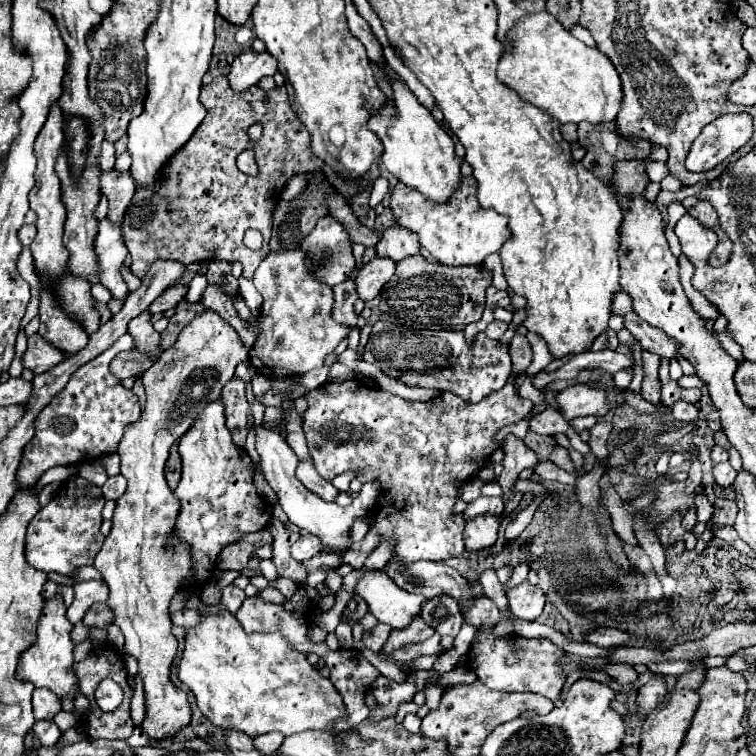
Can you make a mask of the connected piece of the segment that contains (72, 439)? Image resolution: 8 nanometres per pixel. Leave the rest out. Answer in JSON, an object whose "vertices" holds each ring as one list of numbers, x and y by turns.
{"vertices":[[129,333,119,337,119,341,115,341,105,353,79,367,71,375,65,389,57,393,57,397,53,397,53,401,39,413,35,421,35,437,25,447,17,469,19,485,35,485,37,479,51,467,87,463,117,451,125,427,141,415,141,407,133,391,125,389,121,379,109,371,111,359,125,349,133,349,133,339]]}

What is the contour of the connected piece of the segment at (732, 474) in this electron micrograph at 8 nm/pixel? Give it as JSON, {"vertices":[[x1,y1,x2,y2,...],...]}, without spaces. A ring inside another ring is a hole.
{"vertices":[[725,461,725,463,719,463,713,467,713,477,715,477,715,483,725,489,733,483,733,479,737,477,737,471,729,465,729,461]]}

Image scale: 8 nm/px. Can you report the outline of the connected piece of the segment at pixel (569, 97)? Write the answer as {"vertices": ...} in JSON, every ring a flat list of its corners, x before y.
{"vertices":[[547,11,521,17,505,37,505,53,497,65,497,79,515,89,525,101,541,107,559,123,607,123,621,109,621,79,613,63,599,51,575,39]]}

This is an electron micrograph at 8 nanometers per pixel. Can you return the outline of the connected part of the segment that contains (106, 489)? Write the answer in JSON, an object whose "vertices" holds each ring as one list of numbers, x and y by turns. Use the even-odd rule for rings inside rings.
{"vertices":[[117,475,117,477,109,477,107,483,103,485,103,495,105,499,113,499,117,501,127,489,127,479,123,475]]}

